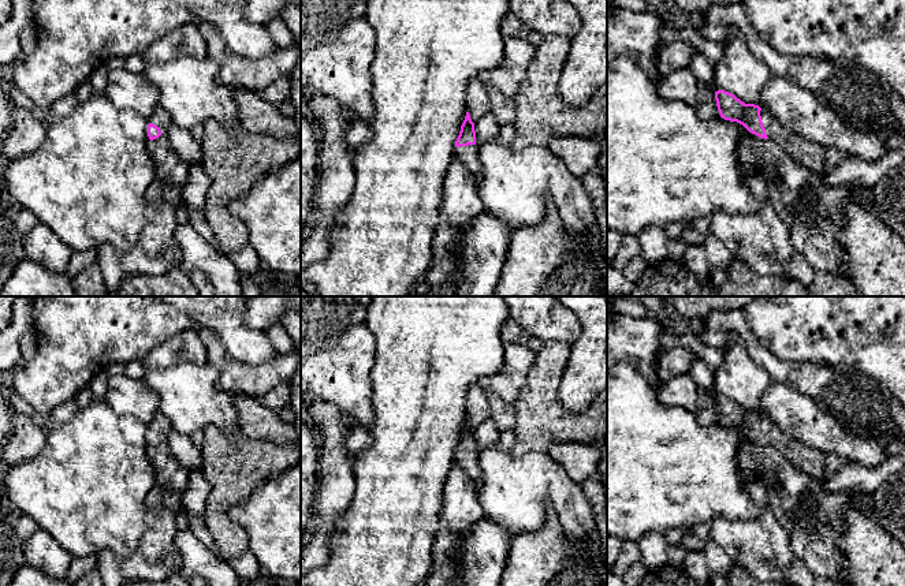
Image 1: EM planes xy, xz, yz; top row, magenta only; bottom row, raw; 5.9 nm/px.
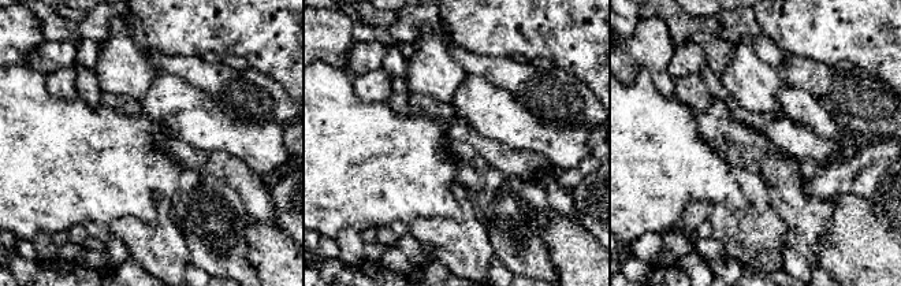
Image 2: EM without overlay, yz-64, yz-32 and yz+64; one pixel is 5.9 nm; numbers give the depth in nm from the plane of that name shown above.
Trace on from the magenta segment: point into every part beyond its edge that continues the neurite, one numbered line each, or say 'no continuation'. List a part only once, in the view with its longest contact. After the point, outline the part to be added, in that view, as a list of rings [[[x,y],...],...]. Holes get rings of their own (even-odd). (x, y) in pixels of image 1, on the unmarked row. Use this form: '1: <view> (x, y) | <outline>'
1: yz (818, 465) | [[[761,414],[760,422],[768,445],[774,447],[789,463],[811,478],[826,481],[848,463],[837,454],[822,452],[798,440],[786,437],[768,415]]]

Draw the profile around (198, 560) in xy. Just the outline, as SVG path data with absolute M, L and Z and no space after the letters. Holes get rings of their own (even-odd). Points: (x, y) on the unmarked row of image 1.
M190 529L178 531L175 541L182 553L179 574L186 579L198 576L208 586L241 586L241 579L230 564L219 560L206 545L198 541Z

